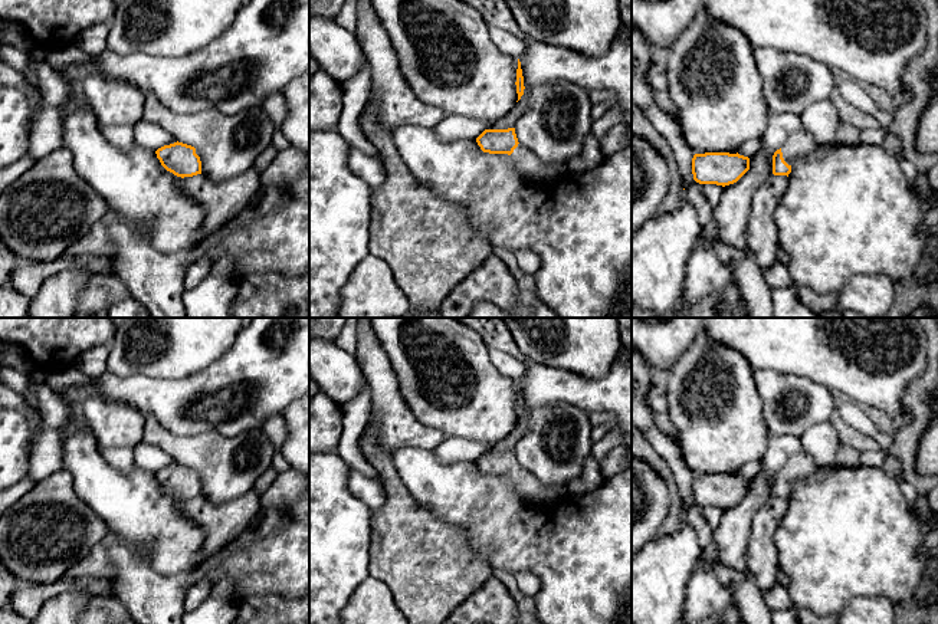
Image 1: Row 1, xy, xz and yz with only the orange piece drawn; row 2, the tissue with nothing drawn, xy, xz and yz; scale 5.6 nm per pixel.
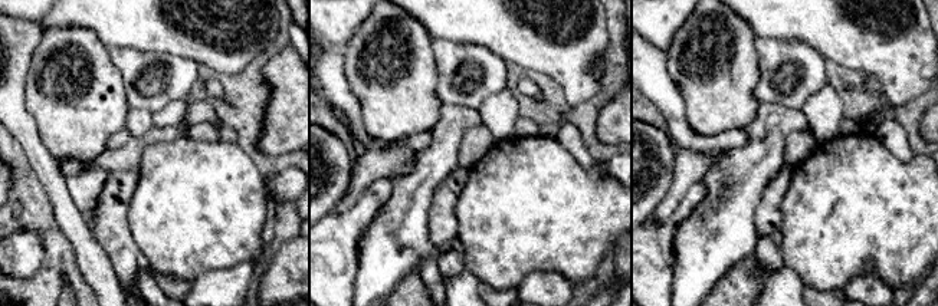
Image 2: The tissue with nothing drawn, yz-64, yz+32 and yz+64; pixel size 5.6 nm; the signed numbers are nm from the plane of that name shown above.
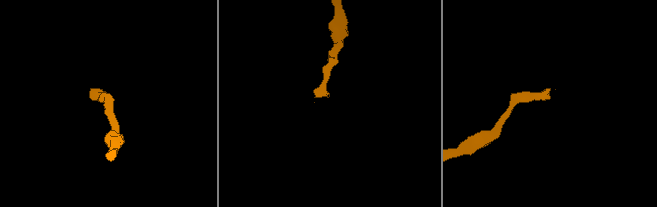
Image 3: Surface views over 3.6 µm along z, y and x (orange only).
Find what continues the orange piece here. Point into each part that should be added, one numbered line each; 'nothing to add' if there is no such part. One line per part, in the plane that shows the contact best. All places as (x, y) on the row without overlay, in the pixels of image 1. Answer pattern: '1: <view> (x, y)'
1: yz (802, 465)

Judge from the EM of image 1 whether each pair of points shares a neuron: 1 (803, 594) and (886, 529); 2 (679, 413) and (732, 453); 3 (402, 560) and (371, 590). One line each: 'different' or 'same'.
1: same
2: same
3: different

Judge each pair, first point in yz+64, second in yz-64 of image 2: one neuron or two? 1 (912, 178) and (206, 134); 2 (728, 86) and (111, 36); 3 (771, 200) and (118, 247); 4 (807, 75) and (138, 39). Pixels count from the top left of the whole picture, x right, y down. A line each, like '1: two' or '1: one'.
1: two
2: two
3: one
4: two

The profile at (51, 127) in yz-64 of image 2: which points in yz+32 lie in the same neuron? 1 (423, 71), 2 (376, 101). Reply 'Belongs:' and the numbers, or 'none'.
Belongs: 1, 2

